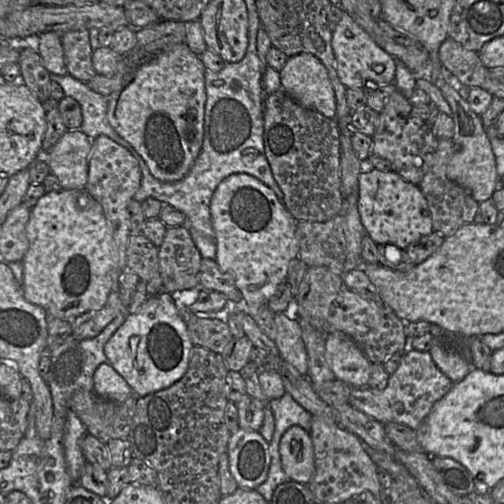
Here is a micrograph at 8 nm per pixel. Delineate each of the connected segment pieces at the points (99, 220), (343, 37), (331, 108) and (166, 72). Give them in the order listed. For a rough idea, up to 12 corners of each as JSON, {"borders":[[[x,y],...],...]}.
{"borders":[[[46,192],[30,210],[25,299],[72,322],[117,289],[102,205]],[[345,11],[332,31],[346,89],[393,84],[394,57]],[[315,56],[289,57],[283,91],[301,106],[336,118],[327,70]],[[178,43],[108,96],[159,181],[201,151],[205,71]]]}

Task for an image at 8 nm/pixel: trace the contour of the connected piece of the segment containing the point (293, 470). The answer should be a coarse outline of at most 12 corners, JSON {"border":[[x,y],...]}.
{"border":[[291,426],[279,444],[281,464],[294,482],[315,474],[310,433]]}

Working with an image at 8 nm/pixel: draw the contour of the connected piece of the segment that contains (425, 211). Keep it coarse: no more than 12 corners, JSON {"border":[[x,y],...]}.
{"border":[[364,166],[358,211],[377,245],[434,231],[419,186]]}

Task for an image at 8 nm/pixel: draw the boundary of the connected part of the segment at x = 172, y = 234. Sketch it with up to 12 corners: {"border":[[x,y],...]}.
{"border":[[186,225],[167,228],[163,291],[199,285],[201,255]]}

